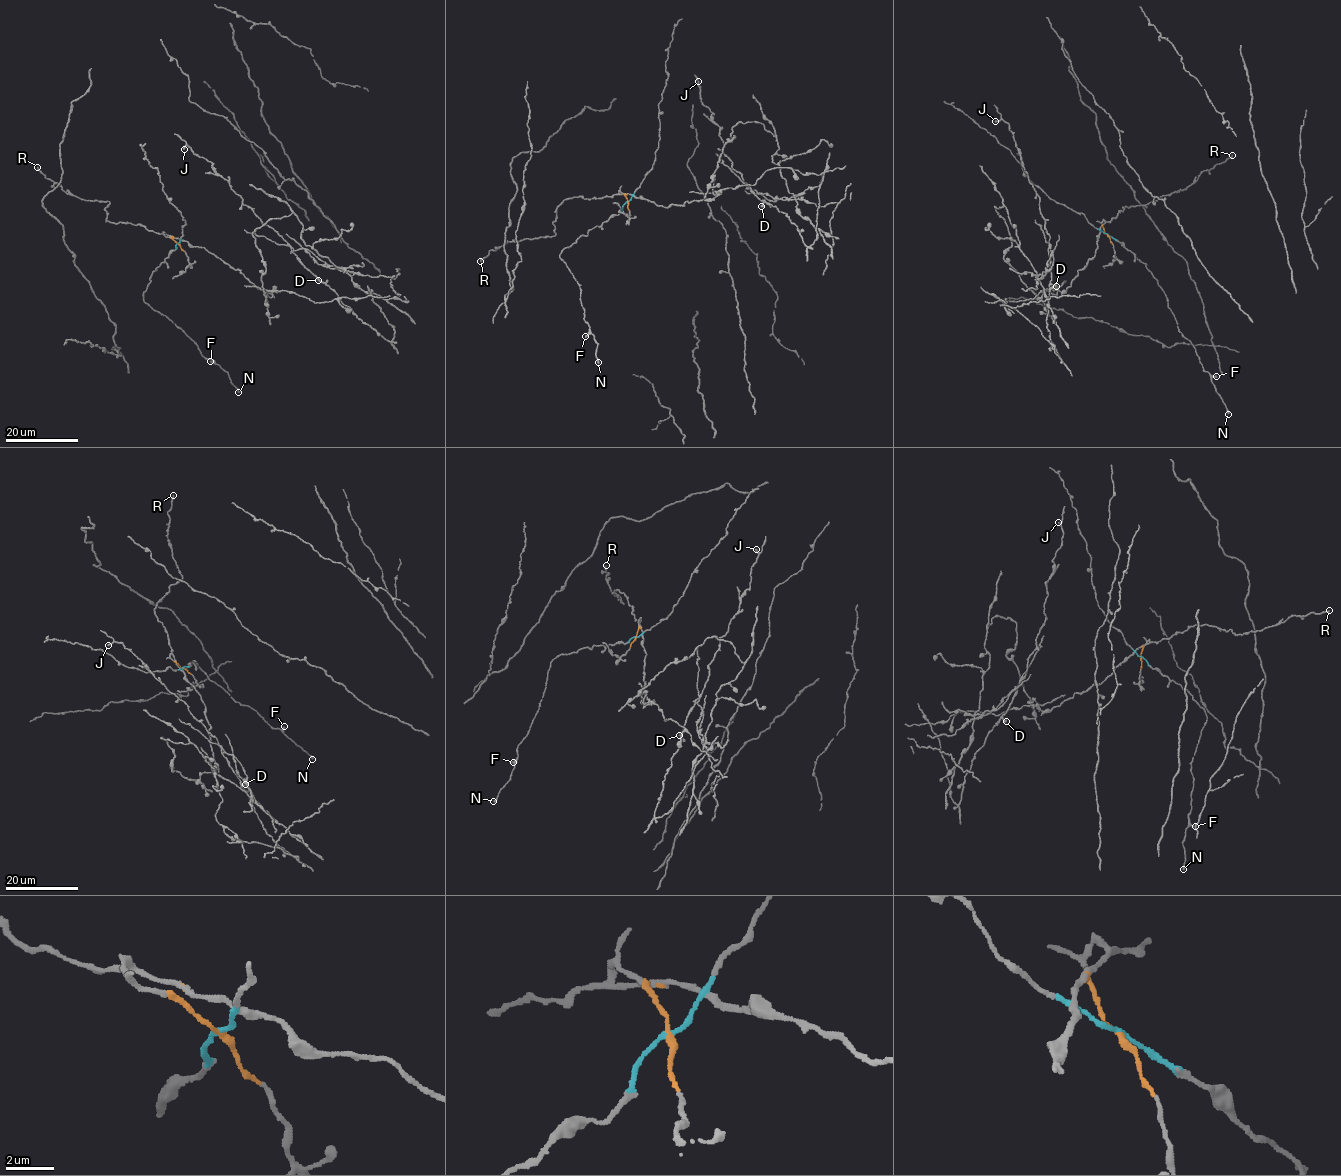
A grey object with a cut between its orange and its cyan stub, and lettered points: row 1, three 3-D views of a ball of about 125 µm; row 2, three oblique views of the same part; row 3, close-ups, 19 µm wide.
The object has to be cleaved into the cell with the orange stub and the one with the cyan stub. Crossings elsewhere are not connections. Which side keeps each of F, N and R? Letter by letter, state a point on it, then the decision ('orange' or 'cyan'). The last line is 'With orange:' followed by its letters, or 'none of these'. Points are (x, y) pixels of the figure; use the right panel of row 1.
F: place (1216, 376); cyan
N: place (1228, 414); cyan
R: place (1232, 155); orange
With orange: R

